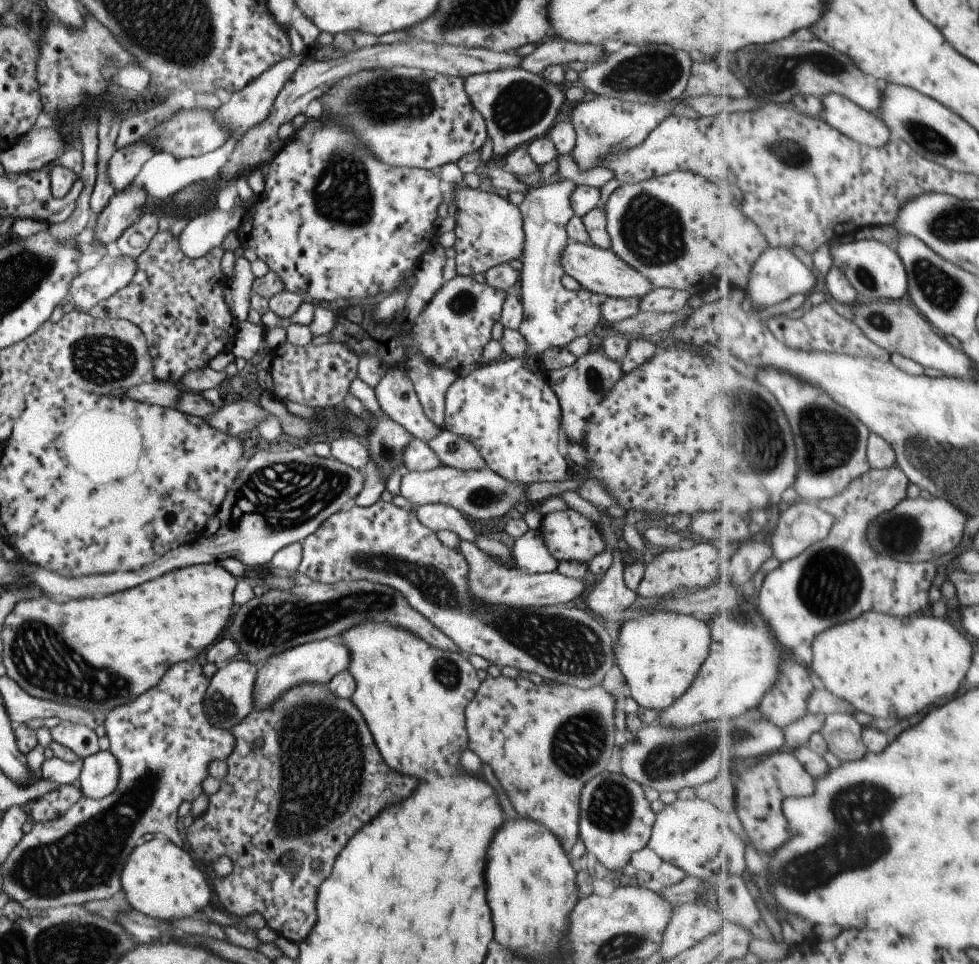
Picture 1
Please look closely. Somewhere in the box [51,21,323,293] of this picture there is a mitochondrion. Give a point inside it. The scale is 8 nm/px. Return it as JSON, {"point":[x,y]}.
{"point":[109,52]}

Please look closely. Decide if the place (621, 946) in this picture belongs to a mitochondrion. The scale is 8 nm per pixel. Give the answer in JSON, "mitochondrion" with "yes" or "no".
{"mitochondrion":"yes"}

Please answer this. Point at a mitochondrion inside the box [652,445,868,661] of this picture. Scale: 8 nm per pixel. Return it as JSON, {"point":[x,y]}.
{"point":[830,585]}

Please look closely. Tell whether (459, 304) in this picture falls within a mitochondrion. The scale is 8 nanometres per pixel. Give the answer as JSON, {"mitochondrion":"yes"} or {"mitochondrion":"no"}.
{"mitochondrion":"yes"}

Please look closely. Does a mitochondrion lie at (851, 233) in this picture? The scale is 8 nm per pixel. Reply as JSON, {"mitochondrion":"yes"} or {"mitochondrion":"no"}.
{"mitochondrion":"no"}

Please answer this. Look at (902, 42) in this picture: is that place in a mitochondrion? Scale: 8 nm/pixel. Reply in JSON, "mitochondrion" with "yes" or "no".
{"mitochondrion":"no"}

